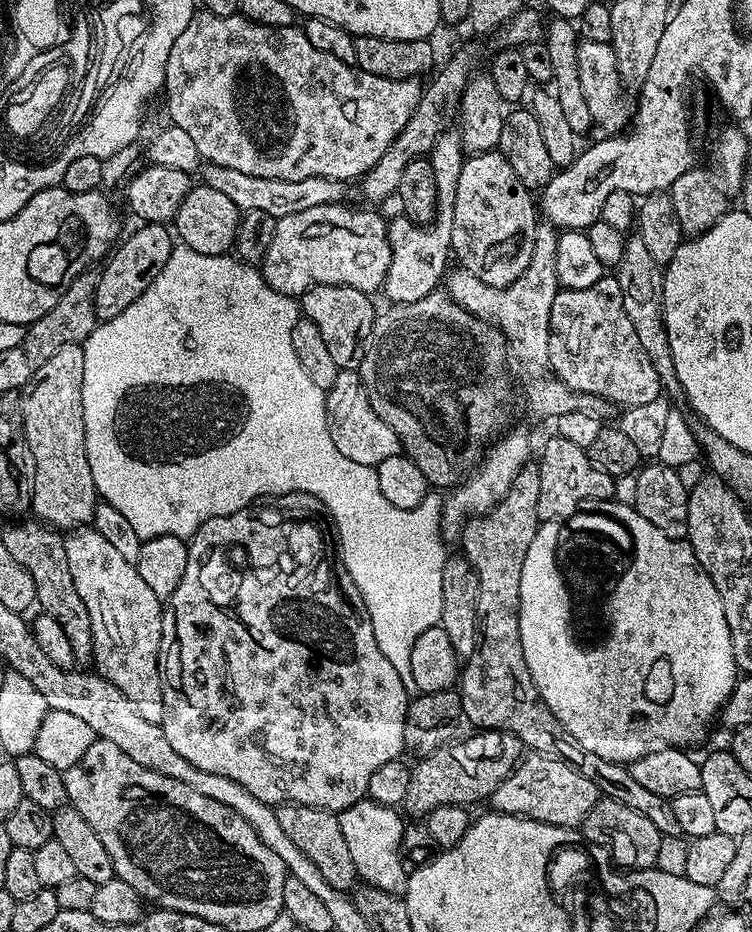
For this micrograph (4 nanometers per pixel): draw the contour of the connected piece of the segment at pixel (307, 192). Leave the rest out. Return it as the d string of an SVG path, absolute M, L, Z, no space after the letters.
M205 163L202 168L203 183L209 184L214 190L226 194L226 198L230 198L230 202L234 202L234 206L239 208L241 213L250 210L262 210L262 214L270 214L277 218L286 214L298 214L301 210L311 210L313 206L326 206L327 204L338 204L345 199L344 188L345 181L331 180L330 178L304 178L298 182L290 182L282 178L254 178L254 174L242 174L242 170L230 170L230 166L218 166L217 164Z

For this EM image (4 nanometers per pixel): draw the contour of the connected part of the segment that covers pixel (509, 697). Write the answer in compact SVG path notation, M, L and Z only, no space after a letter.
M535 463L525 464L518 478L514 478L506 498L502 498L483 516L473 516L464 525L464 533L459 539L459 543L464 544L462 554L478 574L480 619L480 645L473 656L467 657L458 677L463 719L477 724L475 727L480 730L514 734L524 743L525 749L535 755L566 762L566 766L578 770L582 778L590 778L601 797L622 802L622 806L630 806L630 810L638 810L638 814L650 818L650 822L658 826L661 836L681 835L671 803L634 782L625 765L582 750L566 726L562 726L546 702L542 702L534 686L534 678L530 678L526 654L522 654L520 587L526 550L530 550L530 542L534 542L534 534L542 523L538 518L539 477L540 469Z

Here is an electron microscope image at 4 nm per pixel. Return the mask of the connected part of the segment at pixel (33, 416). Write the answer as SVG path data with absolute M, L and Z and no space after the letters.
M67 344L57 350L34 374L32 383L23 389L20 405L22 422L26 426L26 439L36 463L31 515L35 519L57 529L75 530L91 525L92 515L98 503L94 474L90 474L90 462L86 458L86 430L82 422L82 370L84 369L84 345Z

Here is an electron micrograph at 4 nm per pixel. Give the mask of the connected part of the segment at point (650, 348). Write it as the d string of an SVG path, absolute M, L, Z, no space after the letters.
M638 234L625 239L622 252L622 261L617 264L615 277L622 289L622 302L626 314L637 331L638 342L642 350L650 357L654 370L658 373L661 389L671 398L679 399L683 392L681 383L674 369L674 358L670 353L669 335L666 334L665 326L665 282L663 267L656 263L651 253L647 251L644 241Z

